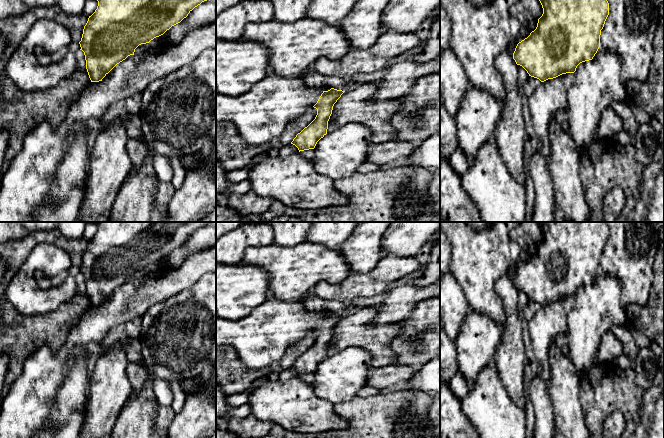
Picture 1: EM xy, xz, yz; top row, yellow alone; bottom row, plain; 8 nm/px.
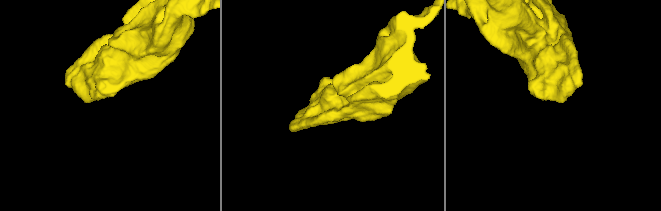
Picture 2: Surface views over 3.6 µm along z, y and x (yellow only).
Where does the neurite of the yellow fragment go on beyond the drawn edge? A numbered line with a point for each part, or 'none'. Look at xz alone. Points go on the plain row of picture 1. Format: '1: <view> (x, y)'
1: xz (262, 338)

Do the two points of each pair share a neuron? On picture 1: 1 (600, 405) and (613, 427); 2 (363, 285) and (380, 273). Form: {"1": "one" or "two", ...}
{"1": "two", "2": "one"}

